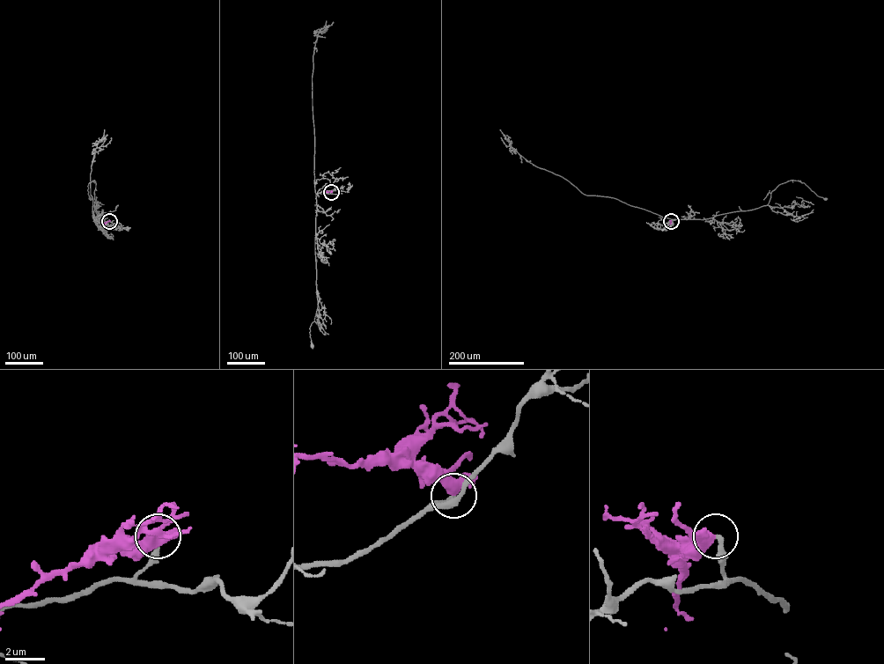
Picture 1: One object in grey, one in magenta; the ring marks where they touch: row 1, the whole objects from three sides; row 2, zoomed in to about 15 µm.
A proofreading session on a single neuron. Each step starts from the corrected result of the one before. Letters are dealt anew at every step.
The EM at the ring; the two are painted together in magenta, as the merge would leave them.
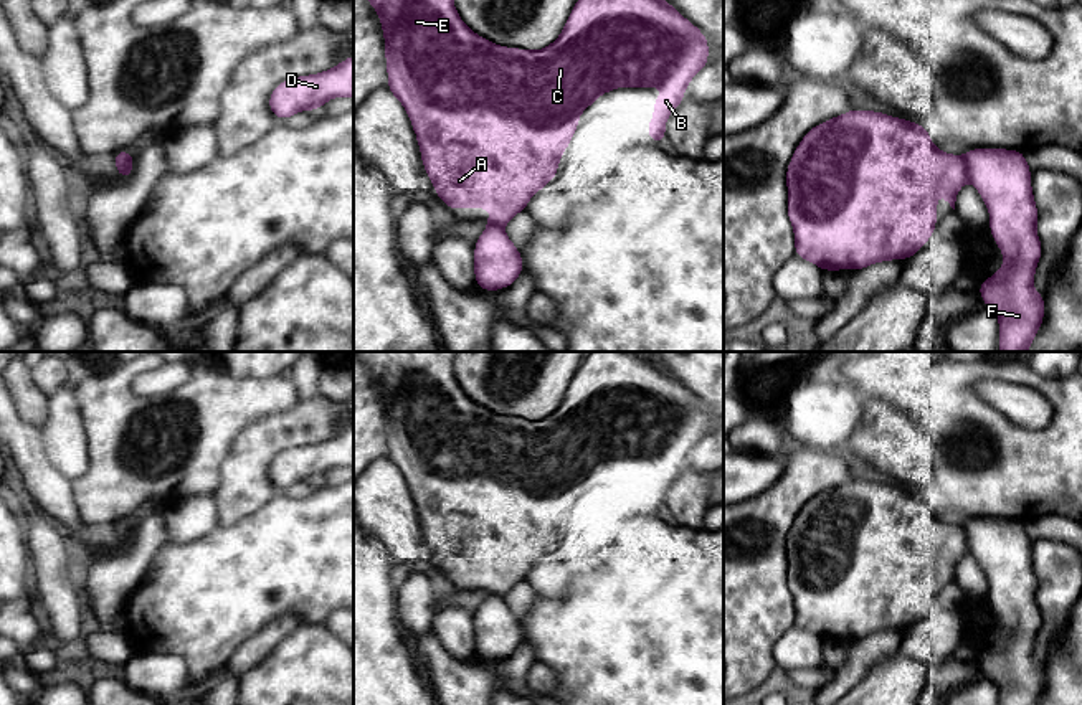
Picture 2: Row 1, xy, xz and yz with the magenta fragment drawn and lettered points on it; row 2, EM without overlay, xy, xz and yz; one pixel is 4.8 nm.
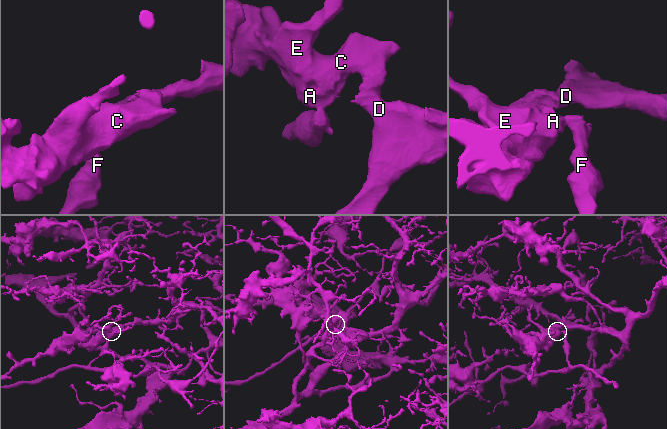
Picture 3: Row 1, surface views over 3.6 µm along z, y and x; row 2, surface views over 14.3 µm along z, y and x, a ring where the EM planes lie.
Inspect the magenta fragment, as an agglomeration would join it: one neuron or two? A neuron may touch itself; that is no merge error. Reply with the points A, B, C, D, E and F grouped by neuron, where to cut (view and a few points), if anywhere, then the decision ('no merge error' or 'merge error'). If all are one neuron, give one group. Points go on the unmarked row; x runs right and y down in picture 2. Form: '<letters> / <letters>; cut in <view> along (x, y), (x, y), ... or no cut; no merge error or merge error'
A B C D E / F; cut in xz along (489, 591), (501, 596); merge error

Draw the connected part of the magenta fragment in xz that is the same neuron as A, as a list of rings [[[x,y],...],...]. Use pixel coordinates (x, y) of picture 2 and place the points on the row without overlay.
[[[354,352],[354,357],[363,363],[363,367],[370,371],[380,386],[388,444],[387,459],[400,471],[410,487],[418,510],[421,532],[428,548],[433,553],[436,566],[449,580],[464,580],[466,576],[471,576],[472,580],[479,581],[482,576],[491,576],[492,583],[487,584],[487,591],[499,596],[504,596],[515,584],[525,581],[530,568],[540,558],[552,555],[550,548],[558,545],[558,532],[565,523],[573,504],[578,500],[580,484],[586,477],[593,476],[593,472],[601,464],[624,456],[646,459],[661,454],[664,462],[654,467],[654,482],[651,494],[644,499],[644,502],[656,515],[662,515],[666,507],[666,489],[677,476],[686,471],[684,461],[694,446],[709,434],[707,406],[694,393],[682,386],[669,371],[654,362],[643,358],[636,352],[588,352],[583,358],[583,363],[572,378],[560,406],[547,418],[537,421],[501,416],[474,403],[461,390],[454,378],[456,353],[458,352]]]

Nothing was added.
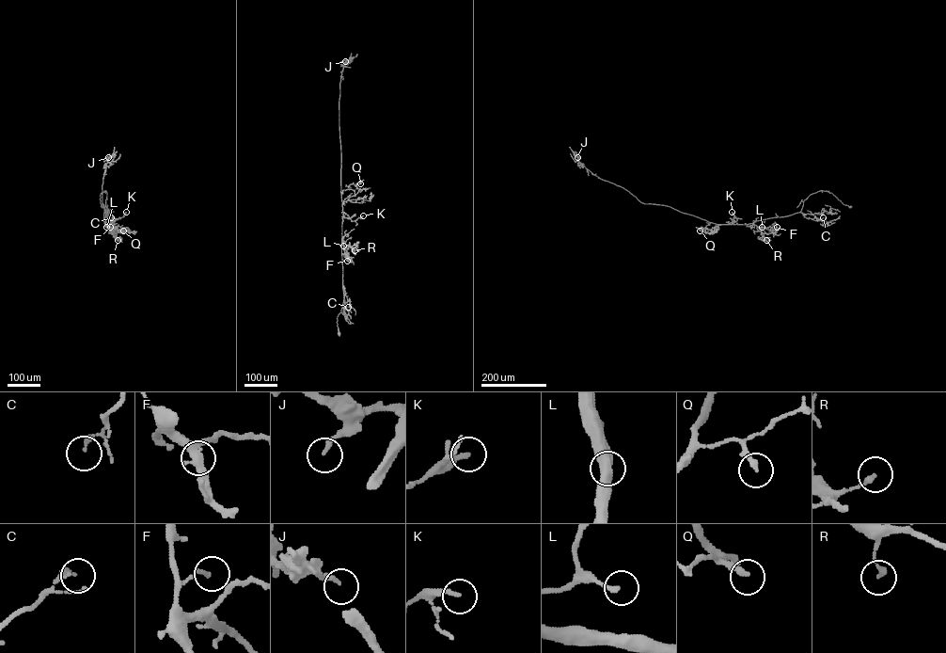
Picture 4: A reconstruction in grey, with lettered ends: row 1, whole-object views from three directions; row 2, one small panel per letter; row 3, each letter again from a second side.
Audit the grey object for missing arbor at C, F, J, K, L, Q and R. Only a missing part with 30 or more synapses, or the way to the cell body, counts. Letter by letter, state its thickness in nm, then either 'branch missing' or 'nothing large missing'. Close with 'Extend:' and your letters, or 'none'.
C: 200 nm | nothing large missing
F: 160 nm | nothing large missing
J: 190 nm | nothing large missing
K: 200 nm | nothing large missing
L: 170 nm | nothing large missing
Q: 280 nm | nothing large missing
R: 200 nm | nothing large missing
Extend: none

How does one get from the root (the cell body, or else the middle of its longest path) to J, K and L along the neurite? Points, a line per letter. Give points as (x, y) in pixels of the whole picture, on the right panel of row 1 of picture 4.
J: (850, 207), (820, 190), (804, 200), (799, 212), (746, 224), (716, 224), (641, 202), (594, 175), (577, 157)
K: (850, 207), (831, 193), (820, 190), (804, 200), (800, 212), (785, 216), (729, 224), (737, 220), (732, 212)
L: (850, 207), (831, 193), (820, 190), (804, 200), (799, 212), (753, 223), (762, 227)

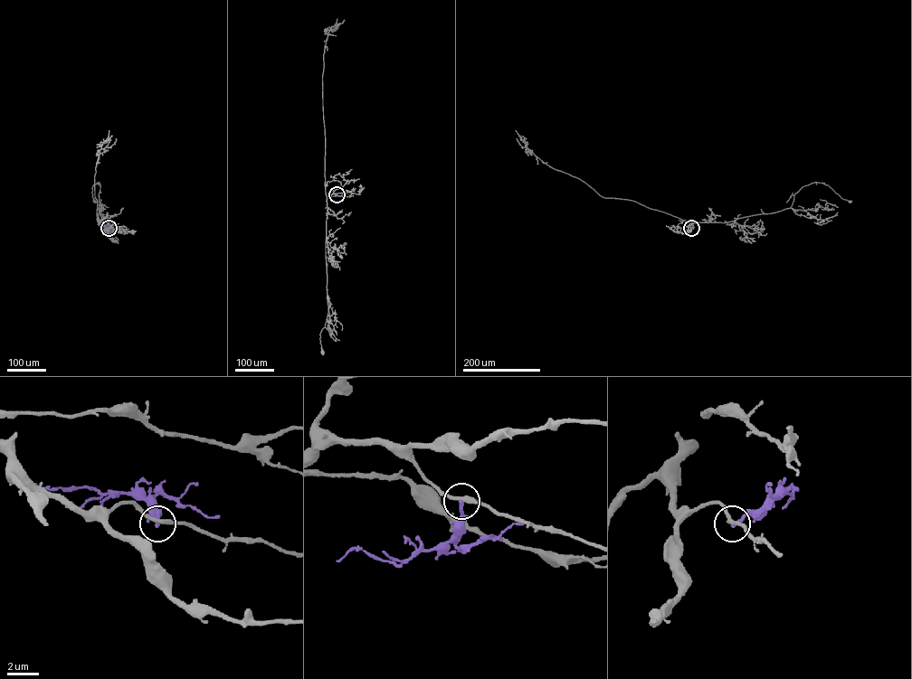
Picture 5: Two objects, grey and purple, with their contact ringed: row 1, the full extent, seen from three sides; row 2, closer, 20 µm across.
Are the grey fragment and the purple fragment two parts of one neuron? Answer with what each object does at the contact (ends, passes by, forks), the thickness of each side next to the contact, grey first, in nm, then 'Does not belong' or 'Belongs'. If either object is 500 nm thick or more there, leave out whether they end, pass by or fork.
At the ring grey passes by. At the ring purple ends. Thickness 280 nm (grey) against 240 nm. Does not belong

